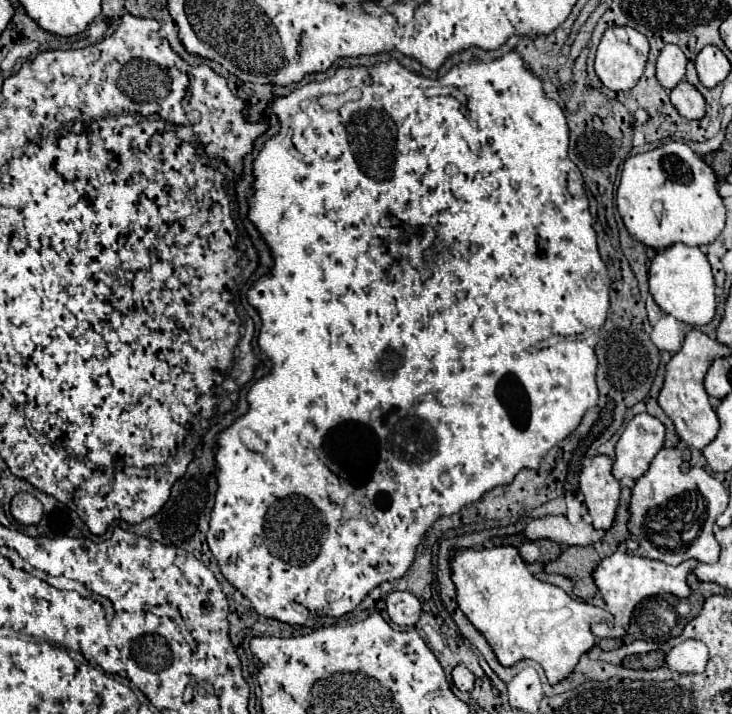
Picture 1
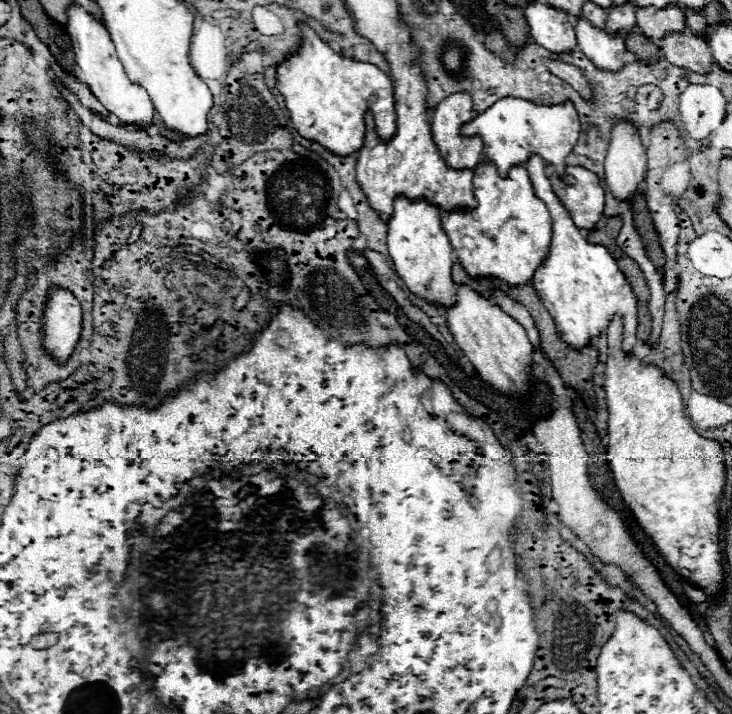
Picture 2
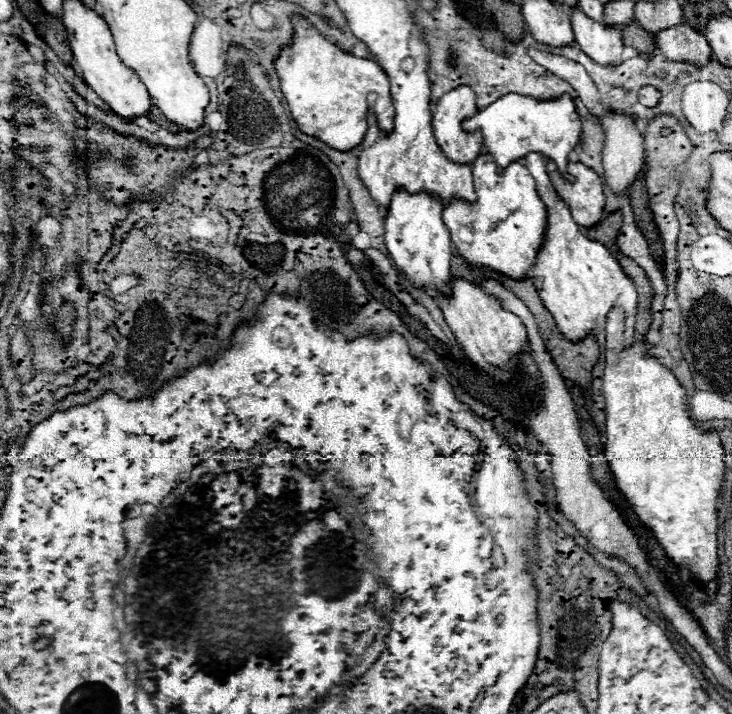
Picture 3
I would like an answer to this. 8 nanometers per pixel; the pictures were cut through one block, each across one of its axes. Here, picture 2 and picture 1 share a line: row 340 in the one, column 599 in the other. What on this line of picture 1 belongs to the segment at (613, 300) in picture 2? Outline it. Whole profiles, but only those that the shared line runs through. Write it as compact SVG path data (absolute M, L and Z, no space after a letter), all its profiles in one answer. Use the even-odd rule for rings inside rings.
M631 538L622 542L612 556L608 556L606 560L602 560L602 564L598 564L598 568L594 572L594 580L596 580L596 586L598 586L604 602L606 602L606 610L612 612L612 616L614 616L612 628L610 626L594 626L592 628L592 632L598 638L622 638L630 626L632 610L644 598L658 596L658 594L688 598L692 594L692 588L688 586L686 578L694 570L694 566L698 564L696 560L687 560L678 566L670 566L670 564L664 564L660 560L648 560L648 558L628 554L636 547L638 547L638 542Z

